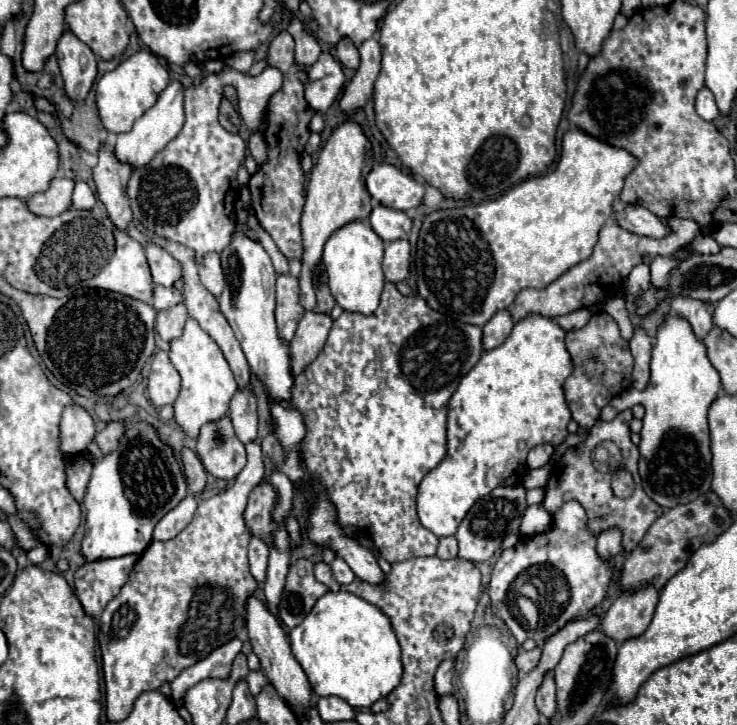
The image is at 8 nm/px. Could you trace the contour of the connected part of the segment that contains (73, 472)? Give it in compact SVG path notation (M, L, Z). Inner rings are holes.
M84 458L72 462L68 466L68 470L66 470L66 474L68 474L68 490L78 500L84 496L84 490L86 490L88 478L90 478L90 470L92 470L92 464L88 460L84 460Z

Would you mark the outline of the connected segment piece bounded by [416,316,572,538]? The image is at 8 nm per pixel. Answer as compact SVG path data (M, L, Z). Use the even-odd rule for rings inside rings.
M528 316L528 318L520 320L520 322L514 326L514 330L510 332L510 336L506 338L504 344L500 344L500 346L494 348L494 350L484 352L484 354L480 356L480 360L476 362L476 366L460 380L460 384L458 384L458 388L456 388L456 392L452 394L450 404L448 404L448 452L446 452L444 460L442 460L434 470L430 470L430 472L422 478L422 482L420 482L420 486L418 486L418 498L416 498L418 518L420 518L422 526L424 526L426 530L434 532L438 538L452 536L452 534L458 530L458 526L460 526L460 522L464 520L464 516L468 514L468 510L474 506L474 502L476 502L478 498L482 498L484 494L492 492L496 486L516 486L516 484L520 484L520 482L524 480L526 456L528 456L528 452L530 452L534 446L538 446L538 444L560 446L560 444L566 440L566 436L568 436L566 426L568 426L568 422L570 422L570 410L568 410L568 404L566 404L566 400L564 400L562 384L564 384L564 380L568 378L568 374L572 372L572 362L570 362L570 354L568 354L566 348L564 348L564 334L566 334L566 332L560 330L560 326L556 326L556 322L554 322L552 318Z

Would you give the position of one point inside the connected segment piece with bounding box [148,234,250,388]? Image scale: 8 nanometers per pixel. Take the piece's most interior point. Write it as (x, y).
(203, 307)

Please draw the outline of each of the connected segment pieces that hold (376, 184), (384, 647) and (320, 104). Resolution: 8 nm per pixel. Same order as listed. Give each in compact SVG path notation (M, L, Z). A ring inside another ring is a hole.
M380 164L366 176L366 190L382 206L394 210L416 208L424 196L424 184L392 164Z
M326 592L316 600L310 614L302 620L302 624L294 626L288 634L292 652L300 662L312 692L316 696L338 696L348 702L352 708L370 708L376 700L386 698L402 678L402 662L400 662L400 644L390 626L386 614L382 614L376 606L366 600L350 594L350 592Z
M322 52L320 58L308 68L308 104L320 114L326 112L328 106L338 98L344 82L346 78L342 72L342 64L330 52Z

